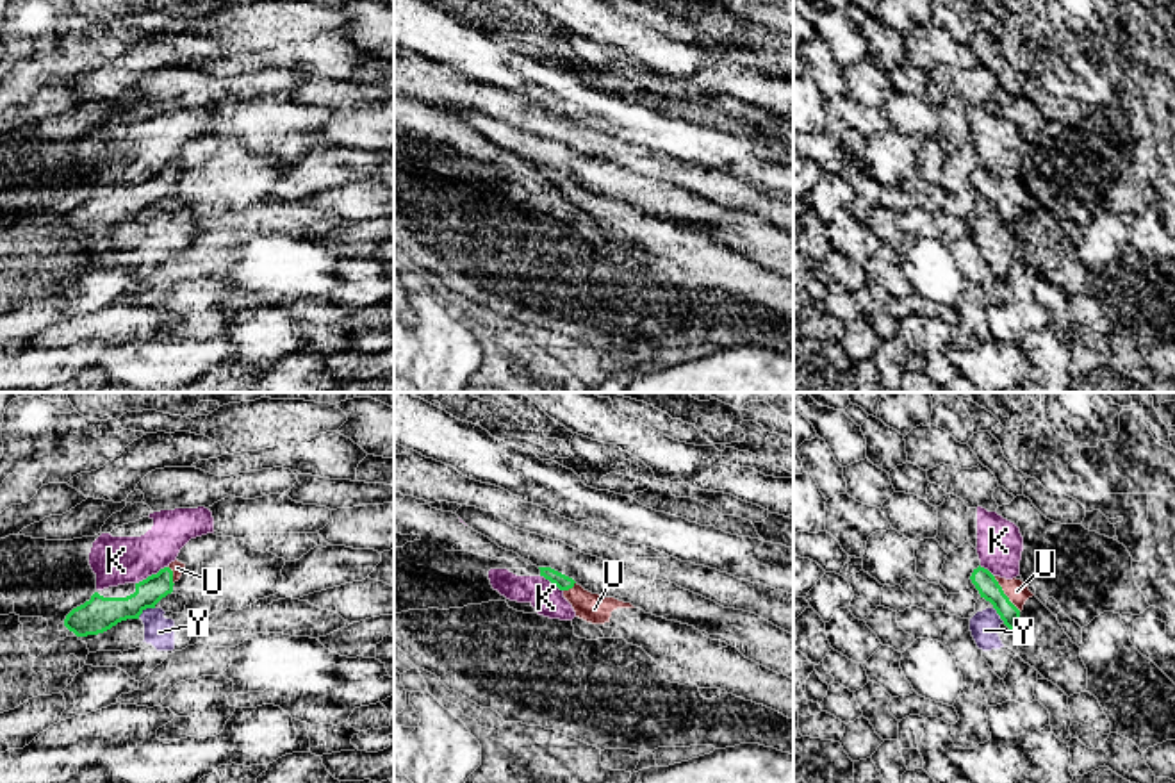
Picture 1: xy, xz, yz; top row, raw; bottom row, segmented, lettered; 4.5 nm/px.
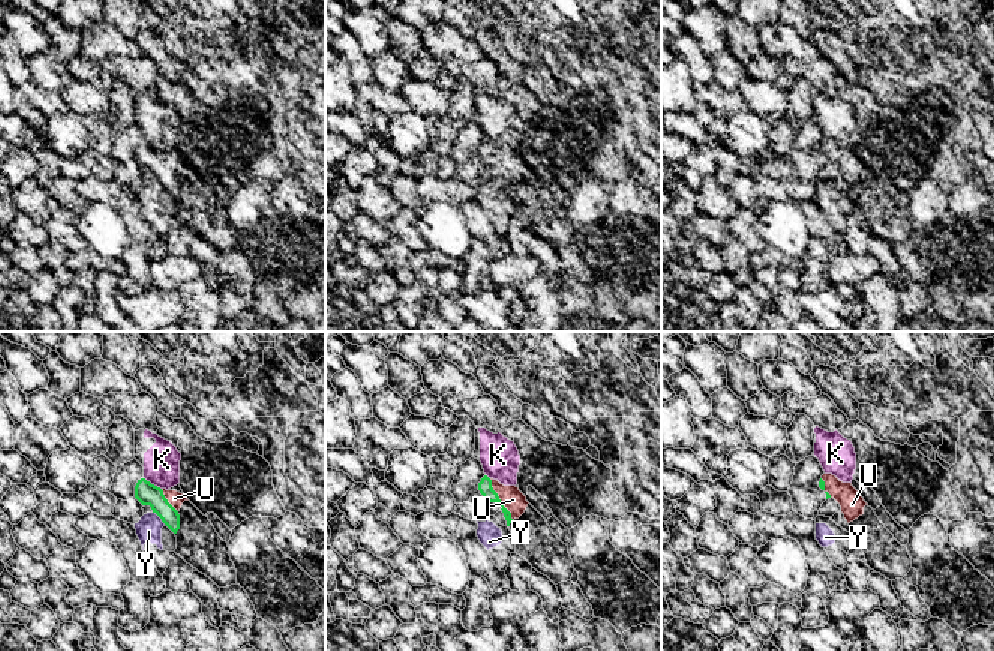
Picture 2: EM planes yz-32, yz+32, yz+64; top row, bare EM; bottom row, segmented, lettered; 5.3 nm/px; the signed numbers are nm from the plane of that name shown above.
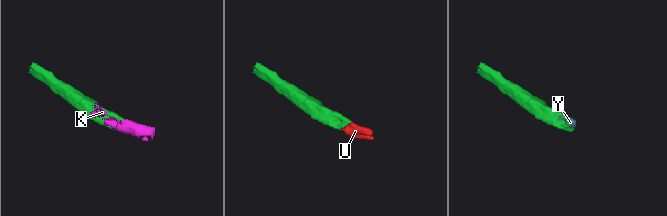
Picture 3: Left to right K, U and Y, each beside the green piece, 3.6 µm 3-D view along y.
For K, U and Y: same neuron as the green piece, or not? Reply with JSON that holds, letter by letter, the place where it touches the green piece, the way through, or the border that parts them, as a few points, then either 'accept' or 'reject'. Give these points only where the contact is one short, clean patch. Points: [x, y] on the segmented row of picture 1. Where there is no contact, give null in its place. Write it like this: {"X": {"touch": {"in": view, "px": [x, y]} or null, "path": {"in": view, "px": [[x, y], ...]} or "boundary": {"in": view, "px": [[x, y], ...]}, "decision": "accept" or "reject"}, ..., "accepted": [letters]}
{"K": {"touch": {"in": "xy", "px": [152, 575]}, "decision": "reject"}, "U": {"touch": {"in": "yz", "px": [1004, 594]}, "path": {"in": "yz", "px": [[985, 582], [1004, 594], [1017, 591]]}, "decision": "accept"}, "Y": {"touch": {"in": "xy", "px": [145, 609]}, "boundary": {"in": "xy", "px": [[154, 607], [148, 607], [138, 618]]}, "decision": "reject"}, "accepted": ["U"]}

